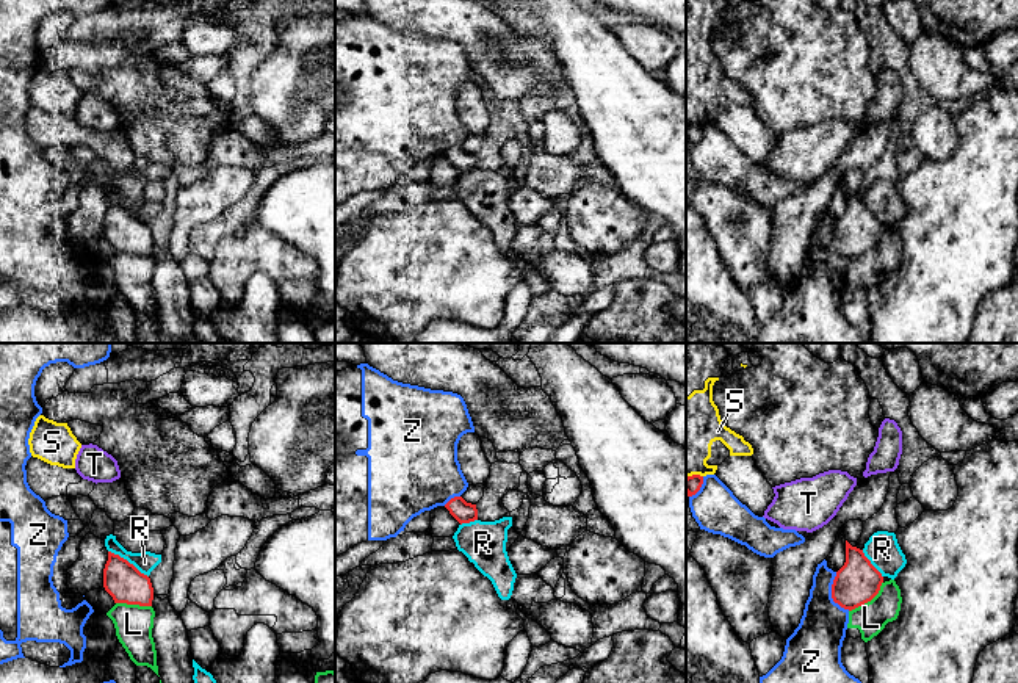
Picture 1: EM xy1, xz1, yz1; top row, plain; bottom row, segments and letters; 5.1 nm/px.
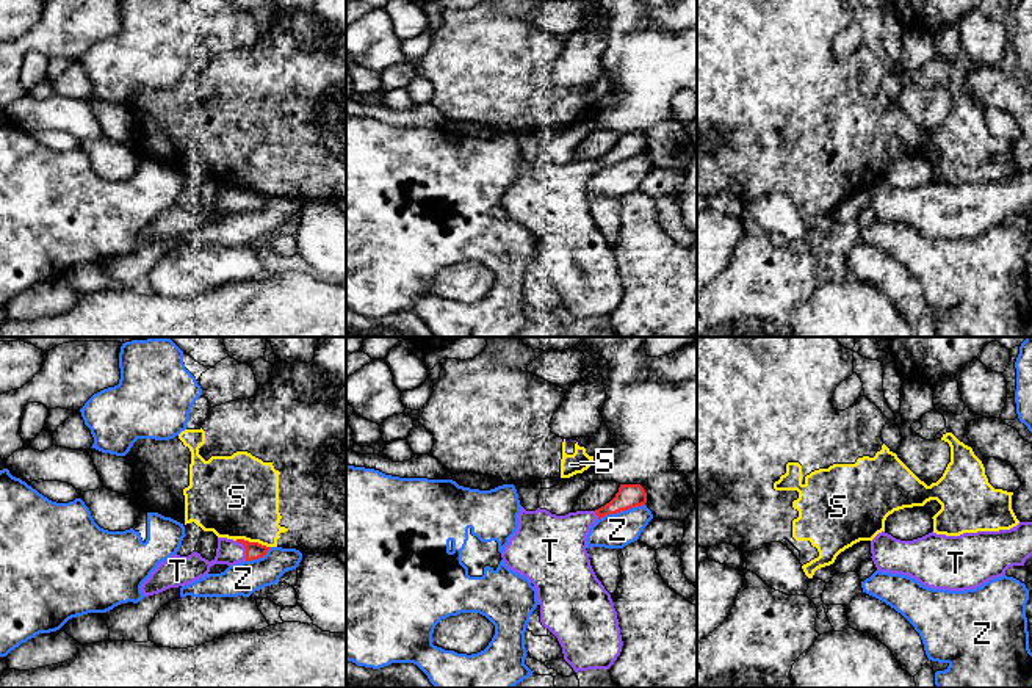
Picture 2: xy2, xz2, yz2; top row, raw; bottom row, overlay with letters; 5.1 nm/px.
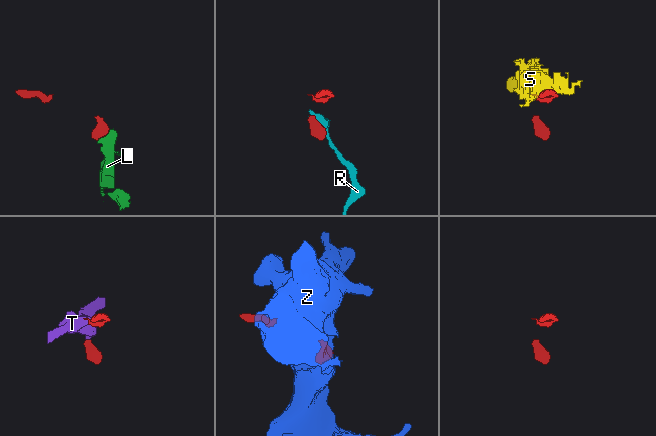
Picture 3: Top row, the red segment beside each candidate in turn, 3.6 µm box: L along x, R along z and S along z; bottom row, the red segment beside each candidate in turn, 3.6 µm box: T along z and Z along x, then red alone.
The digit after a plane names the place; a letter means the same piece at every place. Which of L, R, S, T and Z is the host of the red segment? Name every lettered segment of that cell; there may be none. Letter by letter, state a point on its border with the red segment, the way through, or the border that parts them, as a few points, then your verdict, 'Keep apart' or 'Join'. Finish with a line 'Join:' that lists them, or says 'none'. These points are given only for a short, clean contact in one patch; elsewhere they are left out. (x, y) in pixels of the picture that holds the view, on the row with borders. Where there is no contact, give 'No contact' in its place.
L: Touches red at yz1 (868, 600). Boundary: yz1 (882, 581), (869, 600), (849, 611). Keep apart
R: Touches red at xy1 (127, 561). Boundary: xy1 (108, 550), (126, 558), (148, 577). Keep apart
S: Touches red at xy2 (252, 543). Keep apart
T: Touches red at xy2 (245, 547). Join
Z: Touches red at xz2 (620, 510). Keep apart
Join: T

